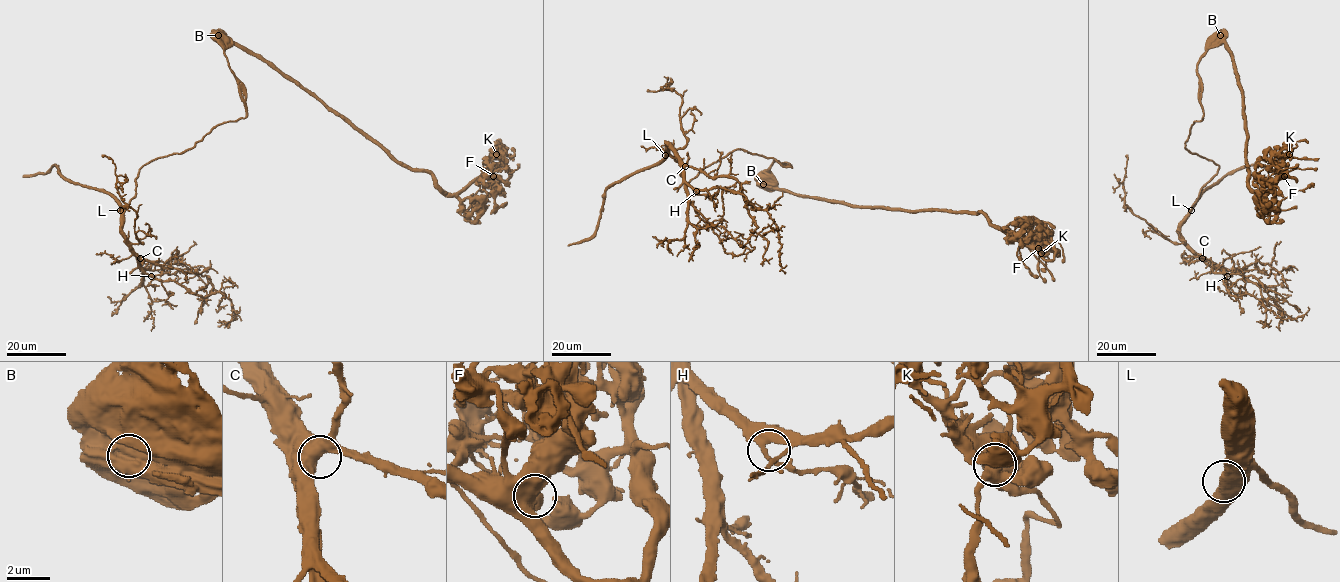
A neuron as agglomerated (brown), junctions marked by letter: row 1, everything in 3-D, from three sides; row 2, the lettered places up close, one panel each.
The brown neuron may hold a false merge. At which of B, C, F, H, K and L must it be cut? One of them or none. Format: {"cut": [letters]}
{"cut": ["B"]}

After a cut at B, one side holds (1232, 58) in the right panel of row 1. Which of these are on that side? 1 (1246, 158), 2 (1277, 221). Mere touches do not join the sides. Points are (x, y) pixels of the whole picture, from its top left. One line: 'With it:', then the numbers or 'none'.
With it: 1, 2

